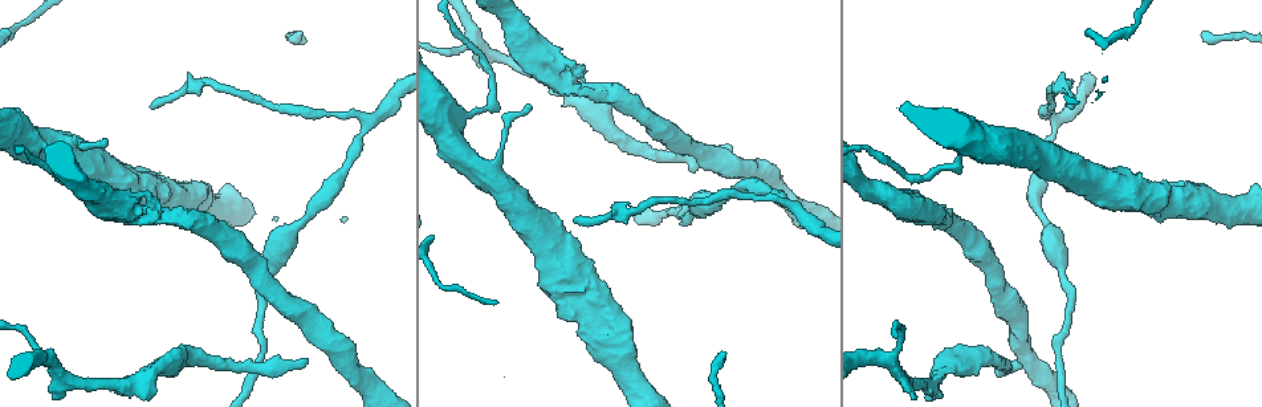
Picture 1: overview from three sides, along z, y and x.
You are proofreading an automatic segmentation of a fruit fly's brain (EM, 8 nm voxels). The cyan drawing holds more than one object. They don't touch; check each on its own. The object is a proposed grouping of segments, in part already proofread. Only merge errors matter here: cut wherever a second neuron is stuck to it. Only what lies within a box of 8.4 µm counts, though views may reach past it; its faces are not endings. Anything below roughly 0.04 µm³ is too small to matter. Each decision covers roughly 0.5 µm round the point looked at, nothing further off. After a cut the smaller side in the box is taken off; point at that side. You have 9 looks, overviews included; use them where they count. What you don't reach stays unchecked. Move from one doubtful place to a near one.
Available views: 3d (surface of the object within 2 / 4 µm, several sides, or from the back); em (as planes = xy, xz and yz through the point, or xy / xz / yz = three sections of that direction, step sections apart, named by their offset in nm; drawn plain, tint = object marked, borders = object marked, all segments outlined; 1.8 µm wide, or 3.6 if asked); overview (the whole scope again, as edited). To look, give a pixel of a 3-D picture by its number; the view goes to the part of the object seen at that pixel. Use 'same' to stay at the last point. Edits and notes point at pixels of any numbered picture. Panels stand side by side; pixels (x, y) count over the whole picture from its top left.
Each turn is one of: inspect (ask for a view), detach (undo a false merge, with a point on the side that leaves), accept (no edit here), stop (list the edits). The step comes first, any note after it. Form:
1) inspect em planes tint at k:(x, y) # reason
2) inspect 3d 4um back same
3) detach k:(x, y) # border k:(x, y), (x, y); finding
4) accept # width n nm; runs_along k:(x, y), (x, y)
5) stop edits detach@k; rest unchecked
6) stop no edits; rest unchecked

inspect em planes tint at 1:(50, 359) # thick turns thin

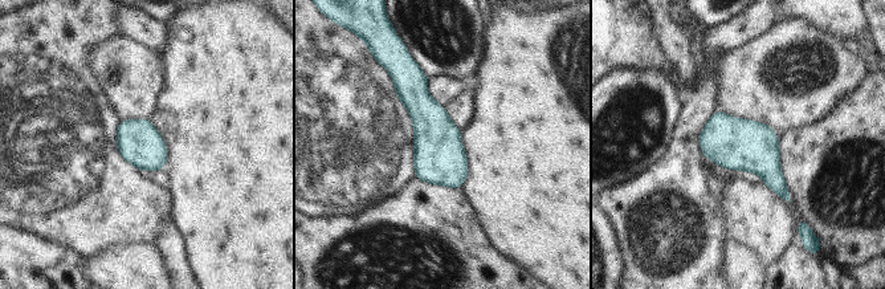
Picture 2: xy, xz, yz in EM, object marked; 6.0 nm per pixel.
accept # one neuron here

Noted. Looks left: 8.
inspect em 3.6um planes borders at 1:(561, 274)

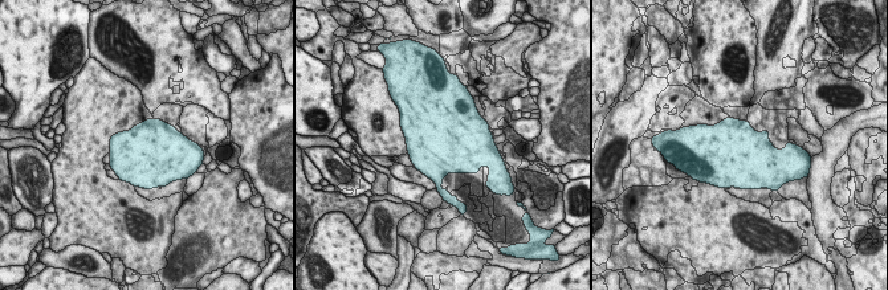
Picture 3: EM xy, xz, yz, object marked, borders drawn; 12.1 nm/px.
accept # one neuron here

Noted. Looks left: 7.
inspect 3d 4um at 1:(697, 210) # thick turns thin

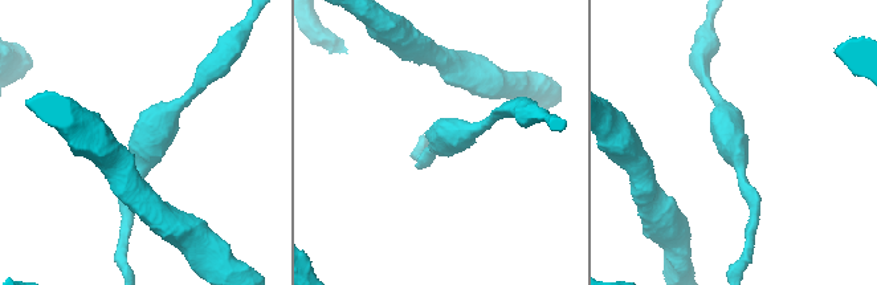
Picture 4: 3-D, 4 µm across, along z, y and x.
inspect em planes tint at 4:(143, 159) # shape alone is not enough

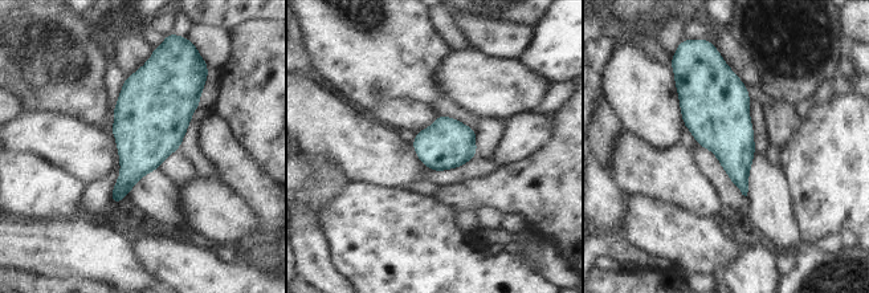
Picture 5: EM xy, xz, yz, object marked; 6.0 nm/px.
accept # continuous, no second neuron

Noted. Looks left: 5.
inspect em planes tint at 1:(1051, 123) # branch point

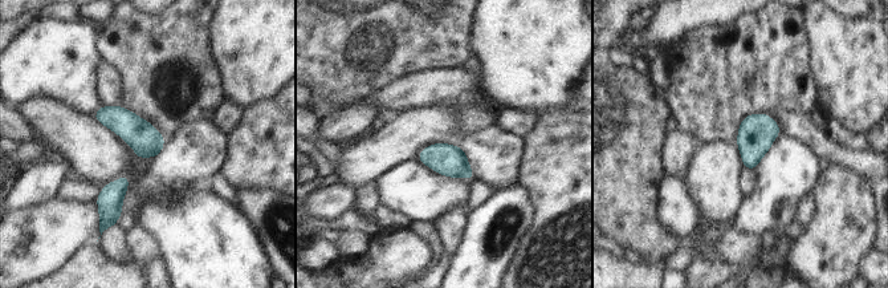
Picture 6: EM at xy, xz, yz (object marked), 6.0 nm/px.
accept # continuous, no second neuron

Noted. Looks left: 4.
stop no edits; rest unchecked

